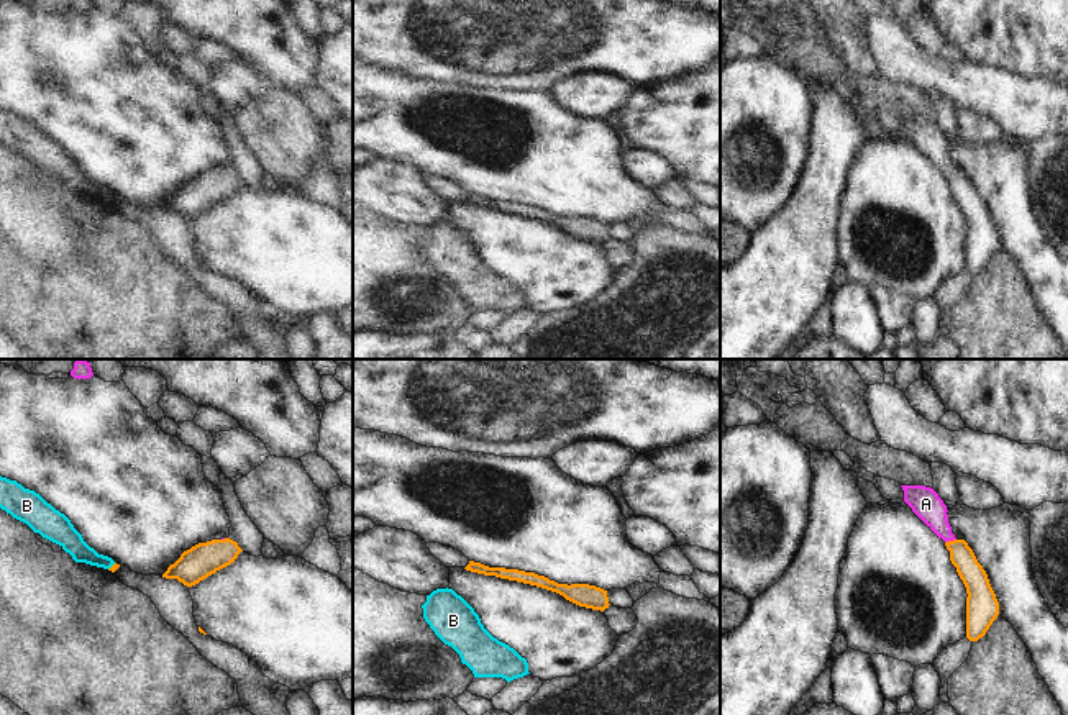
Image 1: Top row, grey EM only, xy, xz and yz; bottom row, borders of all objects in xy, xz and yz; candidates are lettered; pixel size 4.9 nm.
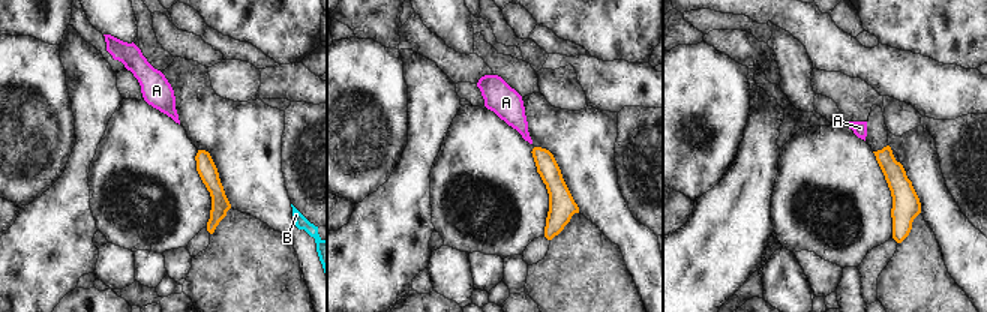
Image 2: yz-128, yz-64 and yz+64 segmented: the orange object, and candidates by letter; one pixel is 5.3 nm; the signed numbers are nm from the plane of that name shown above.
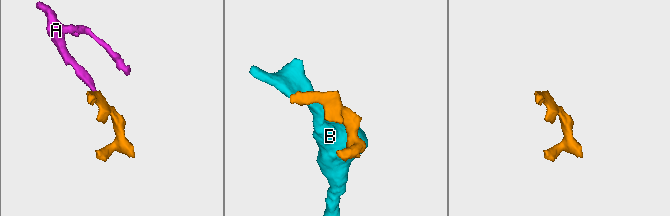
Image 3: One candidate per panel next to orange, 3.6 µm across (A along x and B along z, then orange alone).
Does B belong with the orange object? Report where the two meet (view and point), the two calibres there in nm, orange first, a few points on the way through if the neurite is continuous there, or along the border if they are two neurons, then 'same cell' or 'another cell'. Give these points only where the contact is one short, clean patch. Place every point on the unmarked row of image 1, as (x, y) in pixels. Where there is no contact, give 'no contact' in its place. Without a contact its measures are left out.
xy (112, 199) | 40/110 nm | along xy (115, 195), (109, 202) | another cell

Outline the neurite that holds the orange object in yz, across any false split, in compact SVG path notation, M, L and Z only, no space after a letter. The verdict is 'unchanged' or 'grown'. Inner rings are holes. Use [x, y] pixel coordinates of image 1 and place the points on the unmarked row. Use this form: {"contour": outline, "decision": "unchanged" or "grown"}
{"contour": "M901 118L904 134L945 174L950 194L966 220L966 271L978 274L999 248L999 235L988 207L965 172L956 172L948 156L947 138L938 126L925 118Z", "decision": "grown"}

